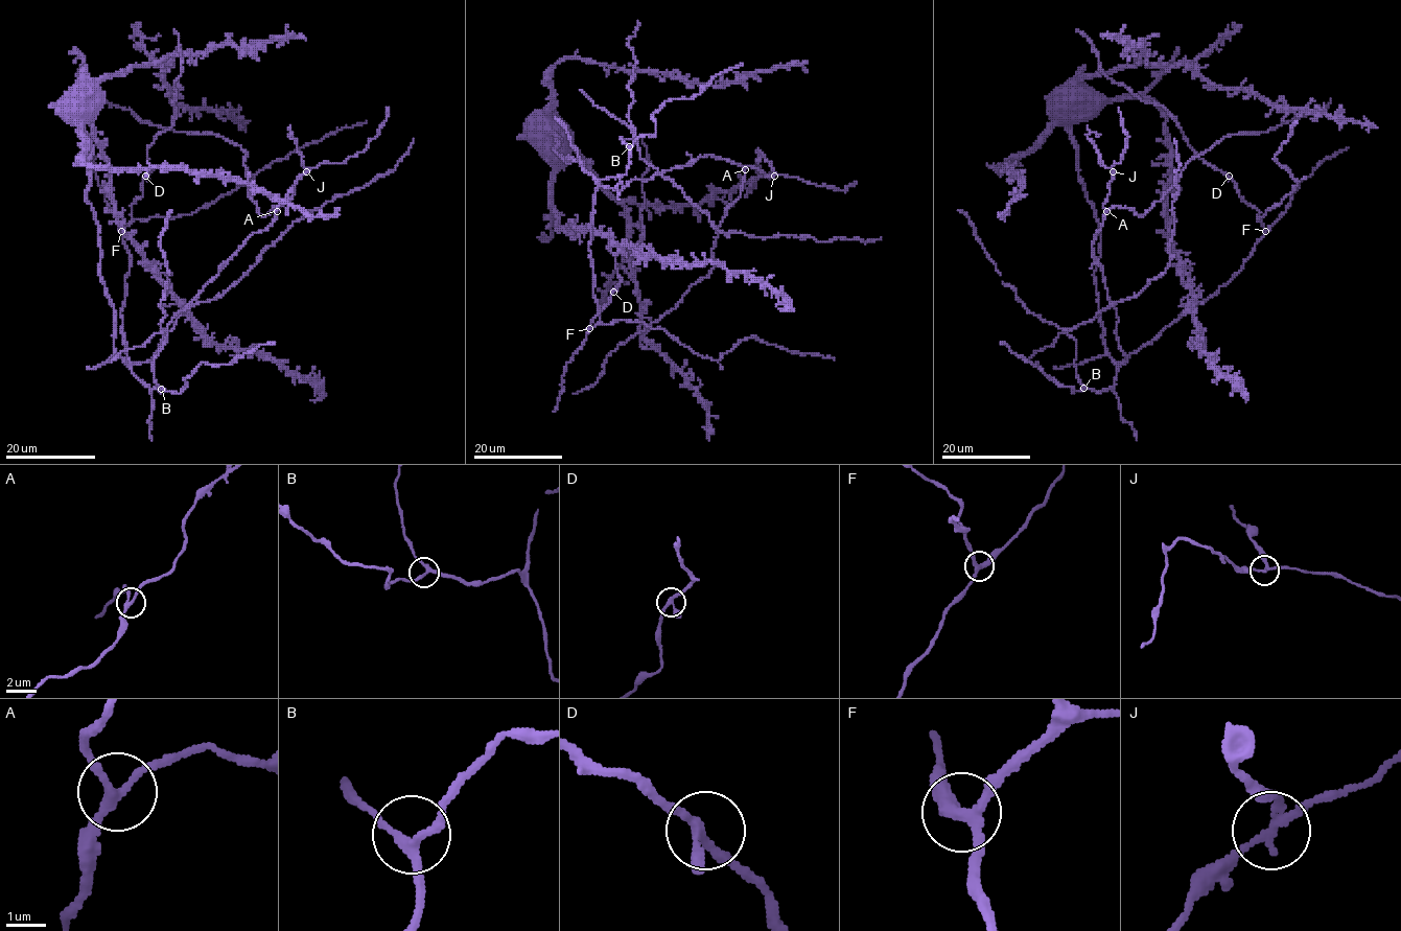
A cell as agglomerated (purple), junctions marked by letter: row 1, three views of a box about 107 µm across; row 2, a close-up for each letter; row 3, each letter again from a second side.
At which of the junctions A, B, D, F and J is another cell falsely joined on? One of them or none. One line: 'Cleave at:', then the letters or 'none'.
Cleave at: J

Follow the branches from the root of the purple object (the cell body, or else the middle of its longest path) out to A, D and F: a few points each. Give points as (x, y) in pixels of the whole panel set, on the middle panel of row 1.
A: (555, 135), (562, 134), (551, 133), (566, 163), (581, 161), (602, 185), (615, 190), (700, 156), (745, 169)
D: (555, 135), (562, 134), (551, 133), (555, 149), (566, 163), (581, 161), (597, 183), (591, 327), (613, 292)
F: (555, 135), (597, 183), (589, 328)

